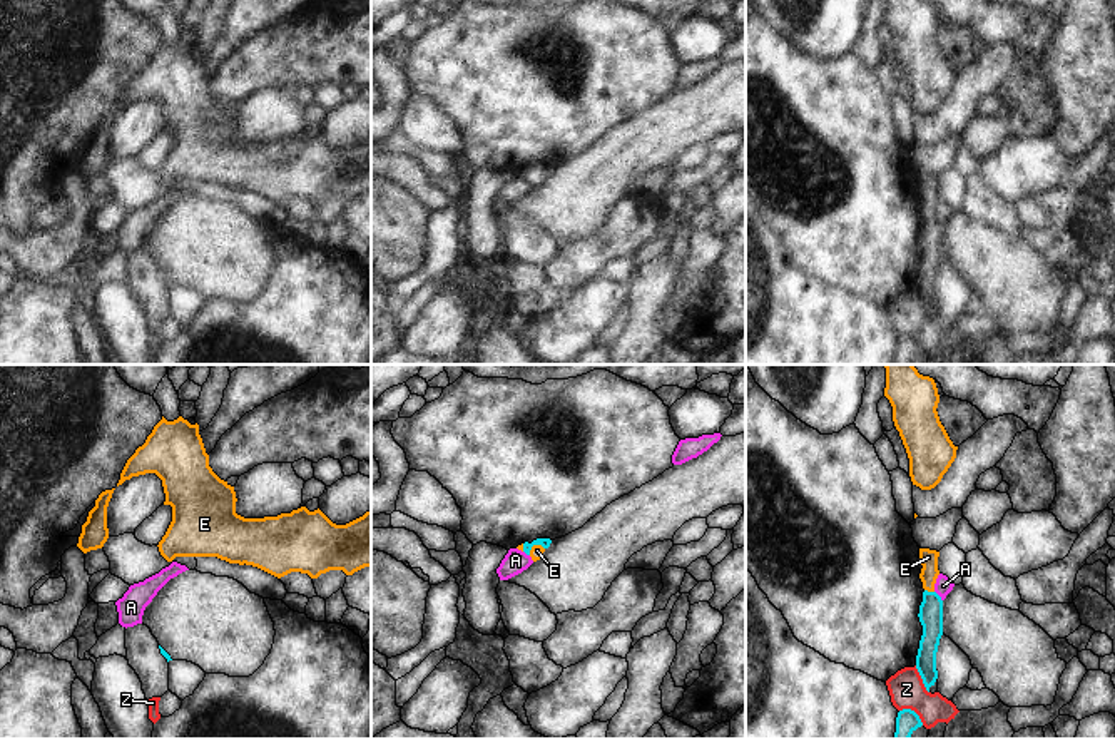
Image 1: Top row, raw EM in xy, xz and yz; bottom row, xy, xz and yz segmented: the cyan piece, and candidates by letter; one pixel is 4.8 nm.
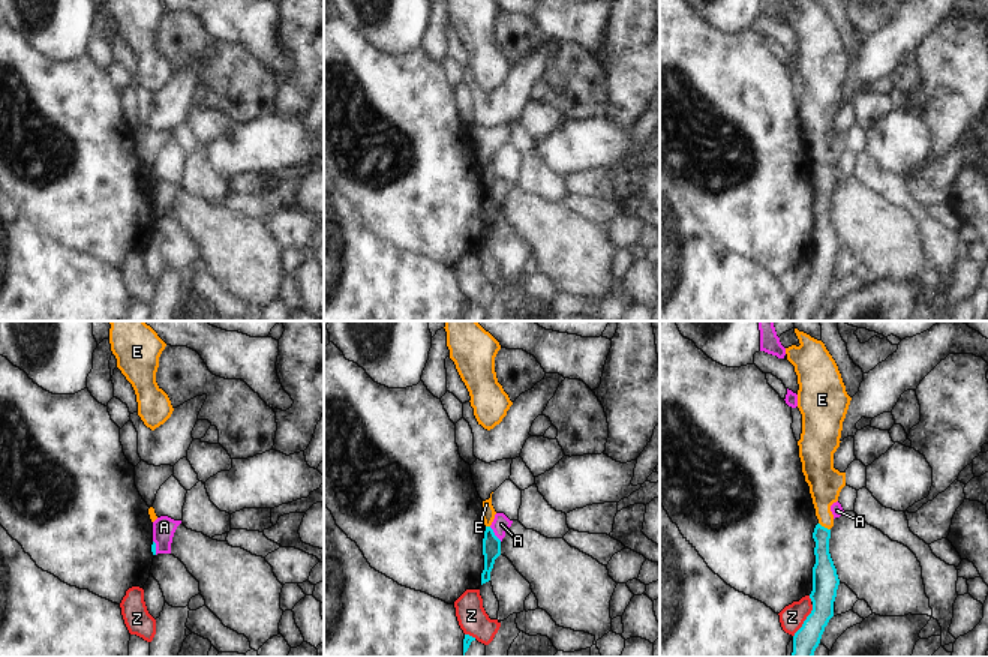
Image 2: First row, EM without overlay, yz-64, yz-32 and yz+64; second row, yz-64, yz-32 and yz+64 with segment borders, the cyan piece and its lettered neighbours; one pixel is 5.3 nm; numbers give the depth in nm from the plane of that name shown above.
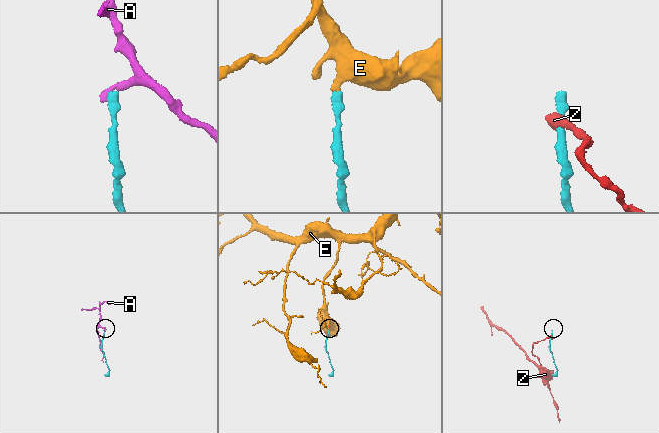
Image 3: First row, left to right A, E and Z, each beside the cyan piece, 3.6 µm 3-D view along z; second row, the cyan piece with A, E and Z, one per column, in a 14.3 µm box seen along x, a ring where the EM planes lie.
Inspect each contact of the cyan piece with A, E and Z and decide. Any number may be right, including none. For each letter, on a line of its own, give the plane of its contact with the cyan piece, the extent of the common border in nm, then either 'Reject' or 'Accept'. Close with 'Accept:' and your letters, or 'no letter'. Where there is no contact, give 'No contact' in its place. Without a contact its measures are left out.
A: Touches cyan in yz. Shared border 70 nm. Reject
E: Touches cyan in xz. Shared border 90 nm. Accept
Z: Touches cyan in yz. Shared border 150 nm. Reject
Accept: E

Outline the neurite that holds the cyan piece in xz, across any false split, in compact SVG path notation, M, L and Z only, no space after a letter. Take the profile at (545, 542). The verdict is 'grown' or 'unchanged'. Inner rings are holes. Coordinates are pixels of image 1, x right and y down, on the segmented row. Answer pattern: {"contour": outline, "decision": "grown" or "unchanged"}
{"contour": "M537 538L532 543L525 542L517 548L532 557L533 562L540 560L543 552L550 547L550 538Z", "decision": "grown"}

